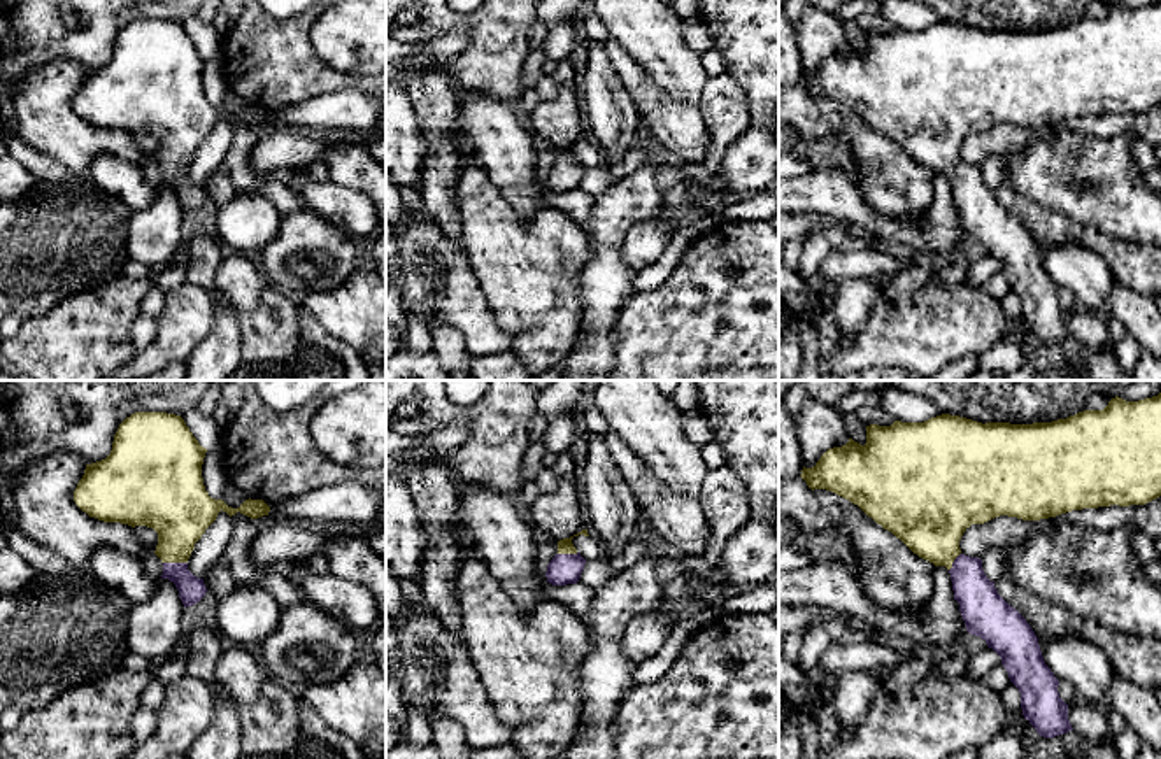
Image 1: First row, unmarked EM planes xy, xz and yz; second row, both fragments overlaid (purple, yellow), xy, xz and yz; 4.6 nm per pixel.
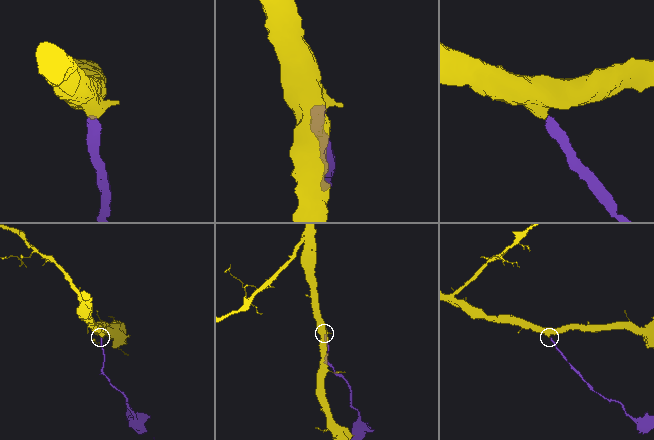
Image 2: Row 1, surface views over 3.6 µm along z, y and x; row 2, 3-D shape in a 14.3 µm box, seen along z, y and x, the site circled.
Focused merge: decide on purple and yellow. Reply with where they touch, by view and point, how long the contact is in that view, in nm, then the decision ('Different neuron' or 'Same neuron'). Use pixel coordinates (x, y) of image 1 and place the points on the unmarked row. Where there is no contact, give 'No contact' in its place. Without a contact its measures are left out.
Touches purple at xy (176, 170). Shared border 110 nm. Same neuron

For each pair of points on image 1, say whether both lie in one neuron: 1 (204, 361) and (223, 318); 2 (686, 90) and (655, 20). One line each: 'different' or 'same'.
1: same
2: same

